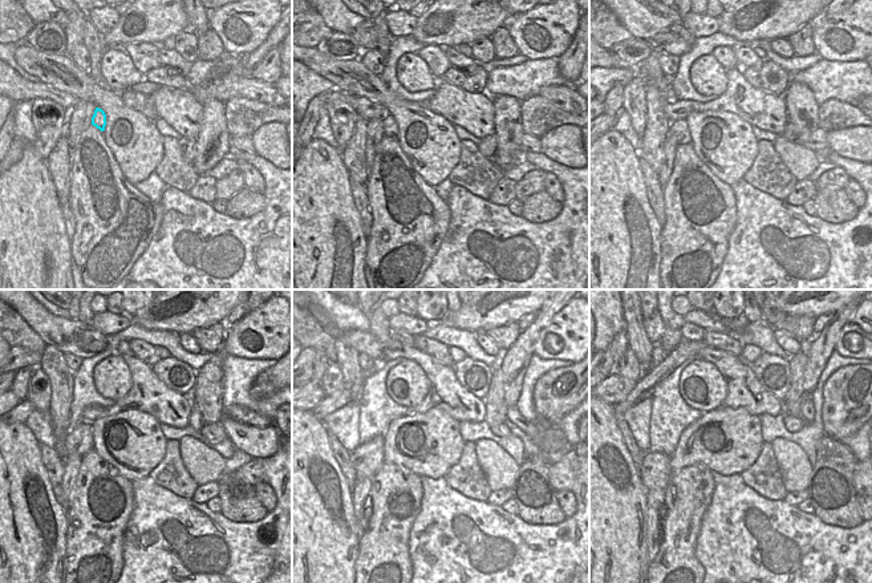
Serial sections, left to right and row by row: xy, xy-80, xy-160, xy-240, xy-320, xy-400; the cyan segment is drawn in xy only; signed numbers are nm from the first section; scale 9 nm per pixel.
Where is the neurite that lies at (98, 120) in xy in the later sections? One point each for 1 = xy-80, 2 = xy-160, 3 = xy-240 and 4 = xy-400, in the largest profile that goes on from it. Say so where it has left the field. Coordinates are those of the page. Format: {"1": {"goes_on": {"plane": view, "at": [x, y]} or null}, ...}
{"1": {"goes_on": {"plane": "xy-80", "at": [390, 129]}}, "2": {"goes_on": {"plane": "xy-160", "at": [680, 129]}}, "3": {"goes_on": {"plane": "xy-240", "at": [80, 440]}}, "4": {"goes_on": {"plane": "xy-400", "at": [654, 470]}}}

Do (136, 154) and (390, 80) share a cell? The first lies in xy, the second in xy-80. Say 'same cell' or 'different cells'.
different cells

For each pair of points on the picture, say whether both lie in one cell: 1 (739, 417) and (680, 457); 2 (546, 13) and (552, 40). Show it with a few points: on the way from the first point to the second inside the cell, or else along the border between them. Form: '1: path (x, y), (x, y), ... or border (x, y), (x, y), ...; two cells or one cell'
1: path (734, 438), (734, 448), (730, 452), (701, 456); one cell
2: path (546, 20), (548, 33); one cell

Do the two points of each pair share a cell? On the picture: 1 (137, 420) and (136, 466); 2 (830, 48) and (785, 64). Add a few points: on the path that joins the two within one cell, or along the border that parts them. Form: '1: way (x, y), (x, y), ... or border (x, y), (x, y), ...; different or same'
1: way (136, 432), (136, 454); same
2: border (815, 53), (823, 59), (846, 61); different

